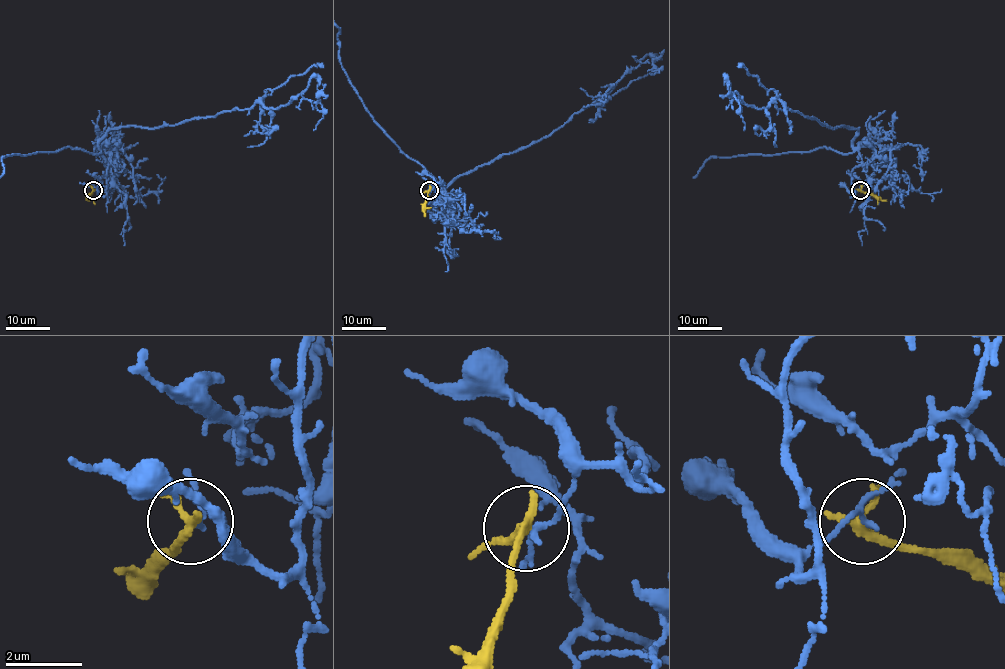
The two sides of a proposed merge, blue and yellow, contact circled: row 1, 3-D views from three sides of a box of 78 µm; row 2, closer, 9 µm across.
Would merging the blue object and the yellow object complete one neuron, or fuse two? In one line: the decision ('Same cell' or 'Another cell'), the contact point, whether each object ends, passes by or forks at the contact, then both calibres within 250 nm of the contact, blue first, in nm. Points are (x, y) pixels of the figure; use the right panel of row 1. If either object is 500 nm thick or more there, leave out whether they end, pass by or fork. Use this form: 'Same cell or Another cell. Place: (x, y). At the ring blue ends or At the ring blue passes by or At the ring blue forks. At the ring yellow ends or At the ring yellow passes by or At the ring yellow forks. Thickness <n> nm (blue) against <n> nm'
Another cell. Place: (860, 190). At the ring blue passes by. At the ring yellow passes by. Thickness 120 nm (blue) against 200 nm

